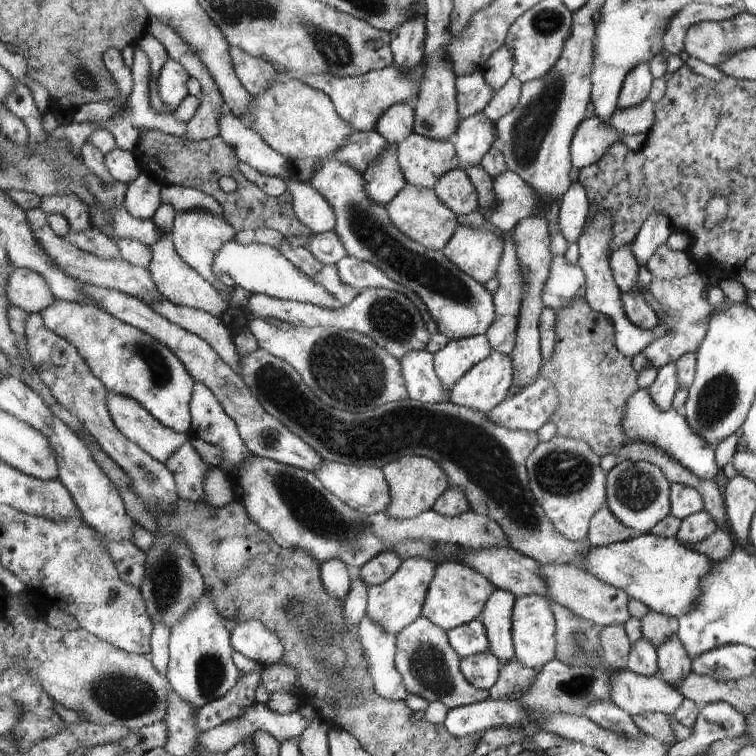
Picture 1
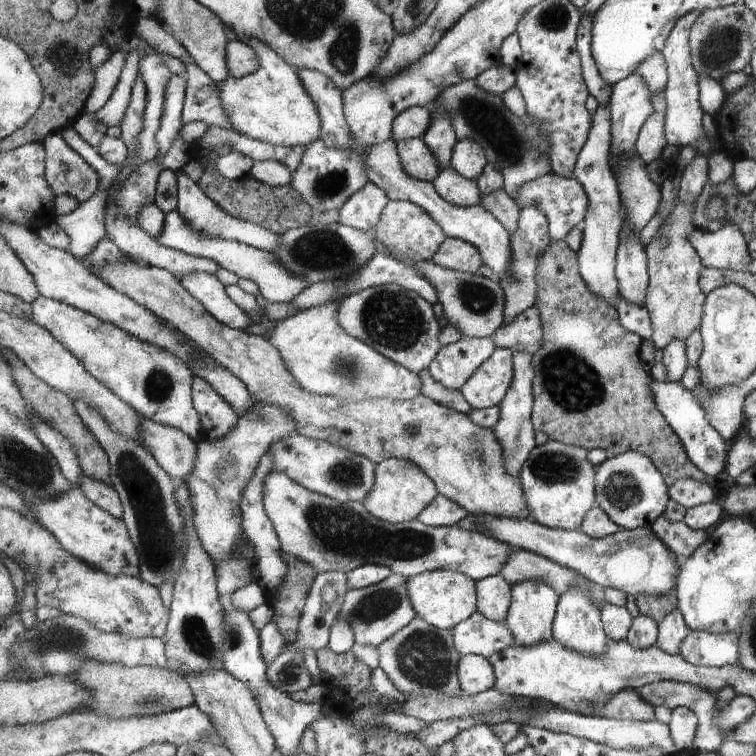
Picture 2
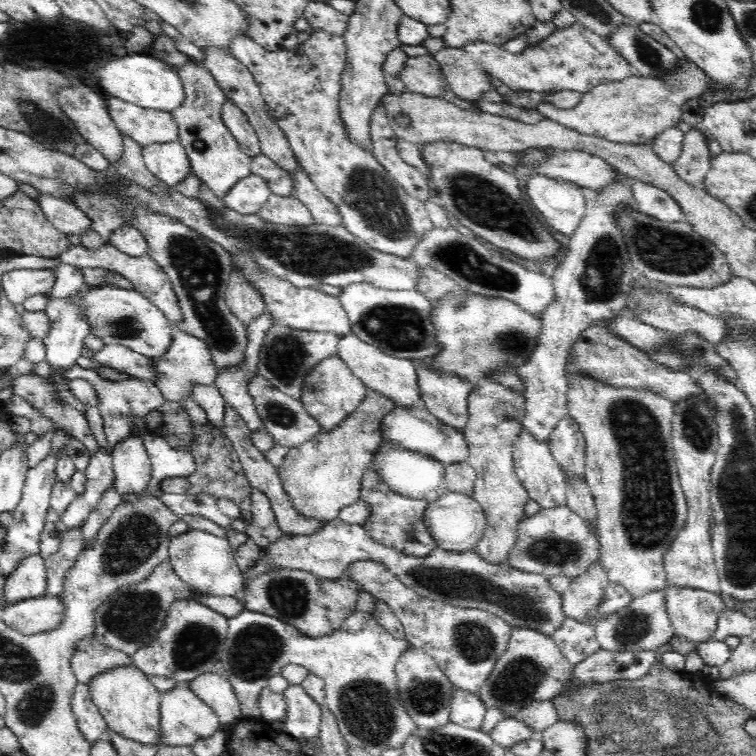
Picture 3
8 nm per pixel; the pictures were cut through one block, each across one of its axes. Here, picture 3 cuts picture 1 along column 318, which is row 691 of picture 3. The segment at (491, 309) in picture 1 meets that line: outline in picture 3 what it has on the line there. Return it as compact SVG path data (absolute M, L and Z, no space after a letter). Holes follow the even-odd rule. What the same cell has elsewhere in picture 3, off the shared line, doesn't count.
M186 686L161 693L159 706L159 745L192 746L197 740L210 736L219 727L214 711Z

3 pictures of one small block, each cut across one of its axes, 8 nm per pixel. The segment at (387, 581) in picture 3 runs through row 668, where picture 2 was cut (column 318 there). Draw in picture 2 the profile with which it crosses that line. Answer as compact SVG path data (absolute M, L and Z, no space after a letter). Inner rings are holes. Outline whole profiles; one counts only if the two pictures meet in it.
M294 433L275 442L269 451L274 456L272 471L288 474L288 477L309 490L333 497L342 503L364 503L375 486L377 463L327 441L311 440Z

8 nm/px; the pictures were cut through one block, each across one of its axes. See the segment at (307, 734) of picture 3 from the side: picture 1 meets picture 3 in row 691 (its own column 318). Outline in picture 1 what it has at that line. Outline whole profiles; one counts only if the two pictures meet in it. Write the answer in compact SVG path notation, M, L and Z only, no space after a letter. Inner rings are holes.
M235 241L227 242L221 246L213 262L213 274L215 278L221 274L230 276L236 286L240 286L252 294L266 294L271 298L295 301L305 304L314 304L327 308L327 310L341 310L342 301L335 298L326 288L313 282L304 272L301 272L295 264L287 260L276 248L264 244L237 244Z

